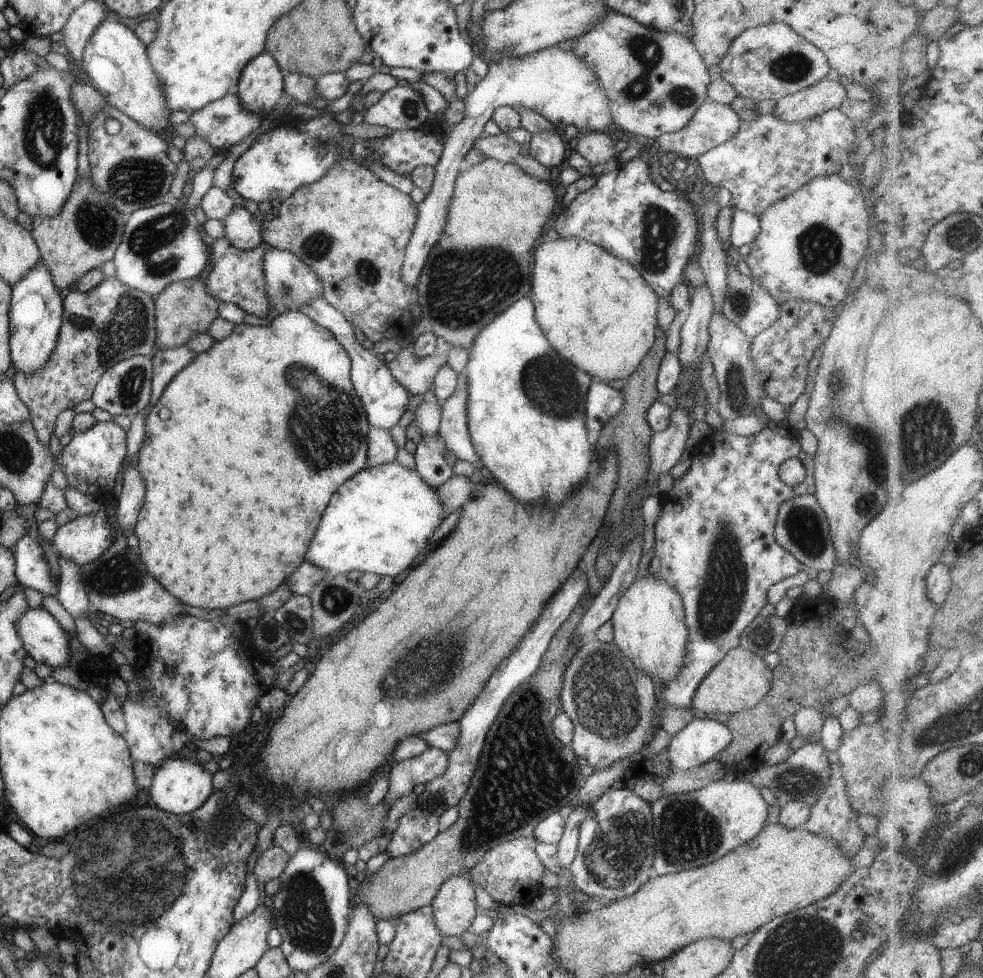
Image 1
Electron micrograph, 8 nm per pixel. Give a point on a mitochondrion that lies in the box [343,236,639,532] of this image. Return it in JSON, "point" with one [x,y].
{"point":[501,271]}

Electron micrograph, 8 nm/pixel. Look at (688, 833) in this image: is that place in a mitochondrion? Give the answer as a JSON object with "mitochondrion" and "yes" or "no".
{"mitochondrion":"yes"}

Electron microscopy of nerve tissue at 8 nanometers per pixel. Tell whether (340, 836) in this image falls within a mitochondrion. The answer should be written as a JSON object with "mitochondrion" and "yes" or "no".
{"mitochondrion":"yes"}

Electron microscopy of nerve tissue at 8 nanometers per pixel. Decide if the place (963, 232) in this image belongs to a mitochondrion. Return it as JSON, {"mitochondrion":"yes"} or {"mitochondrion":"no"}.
{"mitochondrion":"yes"}

